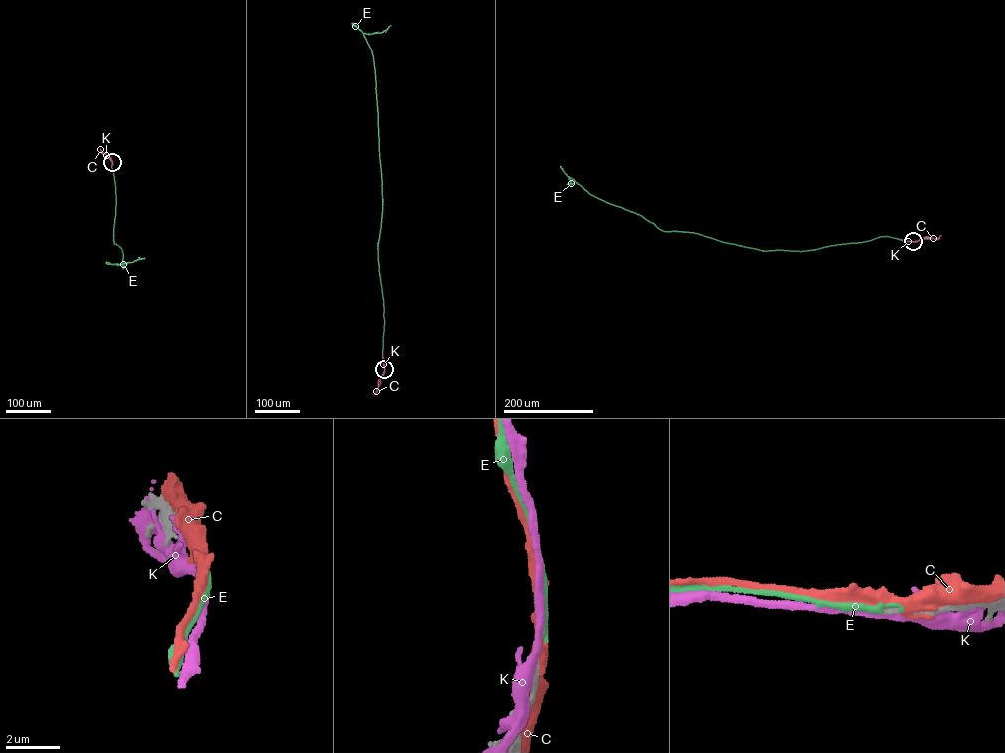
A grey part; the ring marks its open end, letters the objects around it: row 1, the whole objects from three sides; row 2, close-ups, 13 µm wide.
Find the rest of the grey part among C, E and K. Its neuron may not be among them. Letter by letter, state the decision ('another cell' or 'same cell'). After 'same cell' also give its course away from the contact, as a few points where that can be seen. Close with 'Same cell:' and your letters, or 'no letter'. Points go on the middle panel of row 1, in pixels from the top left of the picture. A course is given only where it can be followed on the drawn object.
C: another cell
E: another cell
K: another cell
Same cell: no letter

